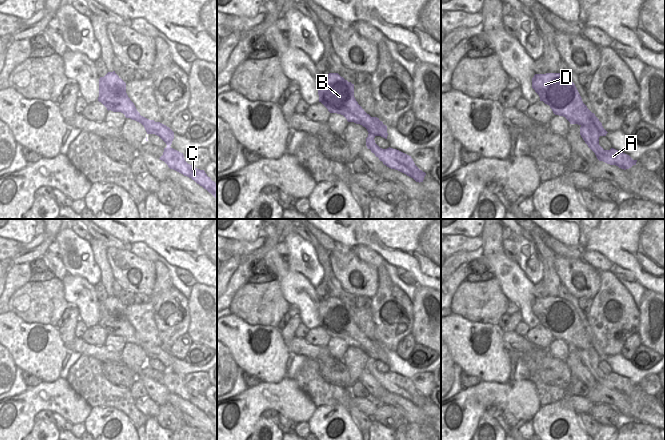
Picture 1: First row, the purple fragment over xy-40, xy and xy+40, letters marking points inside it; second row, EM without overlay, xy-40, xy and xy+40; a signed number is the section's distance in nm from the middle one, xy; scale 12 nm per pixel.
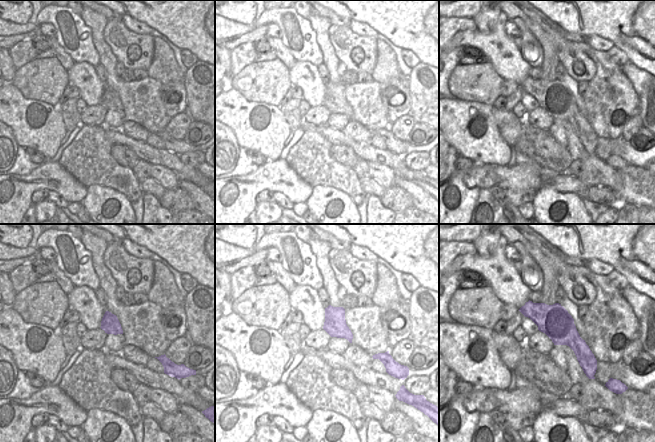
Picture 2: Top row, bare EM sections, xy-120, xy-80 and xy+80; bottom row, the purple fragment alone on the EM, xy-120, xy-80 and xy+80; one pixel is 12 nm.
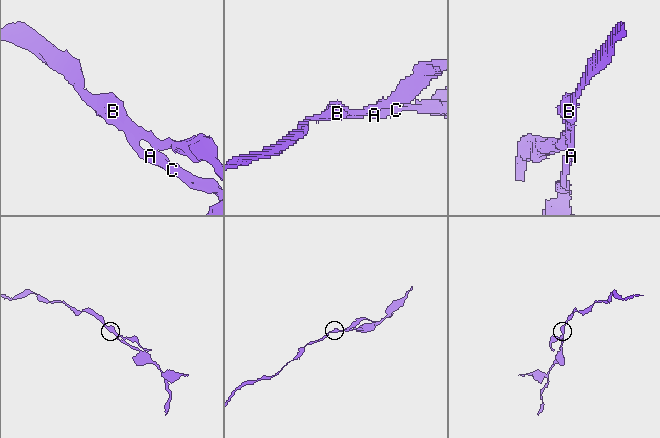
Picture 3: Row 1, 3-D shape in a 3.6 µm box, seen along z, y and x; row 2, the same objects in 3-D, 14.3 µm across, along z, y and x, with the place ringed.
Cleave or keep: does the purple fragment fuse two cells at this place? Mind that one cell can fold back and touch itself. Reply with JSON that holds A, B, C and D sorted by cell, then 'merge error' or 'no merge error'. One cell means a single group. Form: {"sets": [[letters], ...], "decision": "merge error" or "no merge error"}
{"sets": [["A", "C"], ["B", "D"]], "decision": "merge error"}

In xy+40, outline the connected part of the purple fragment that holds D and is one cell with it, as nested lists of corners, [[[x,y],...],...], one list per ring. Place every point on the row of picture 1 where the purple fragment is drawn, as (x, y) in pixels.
[[[560,73],[535,74],[532,88],[540,101],[549,105],[555,115],[565,117],[570,124],[595,124],[601,136],[608,133],[583,103],[575,84],[568,77]]]

